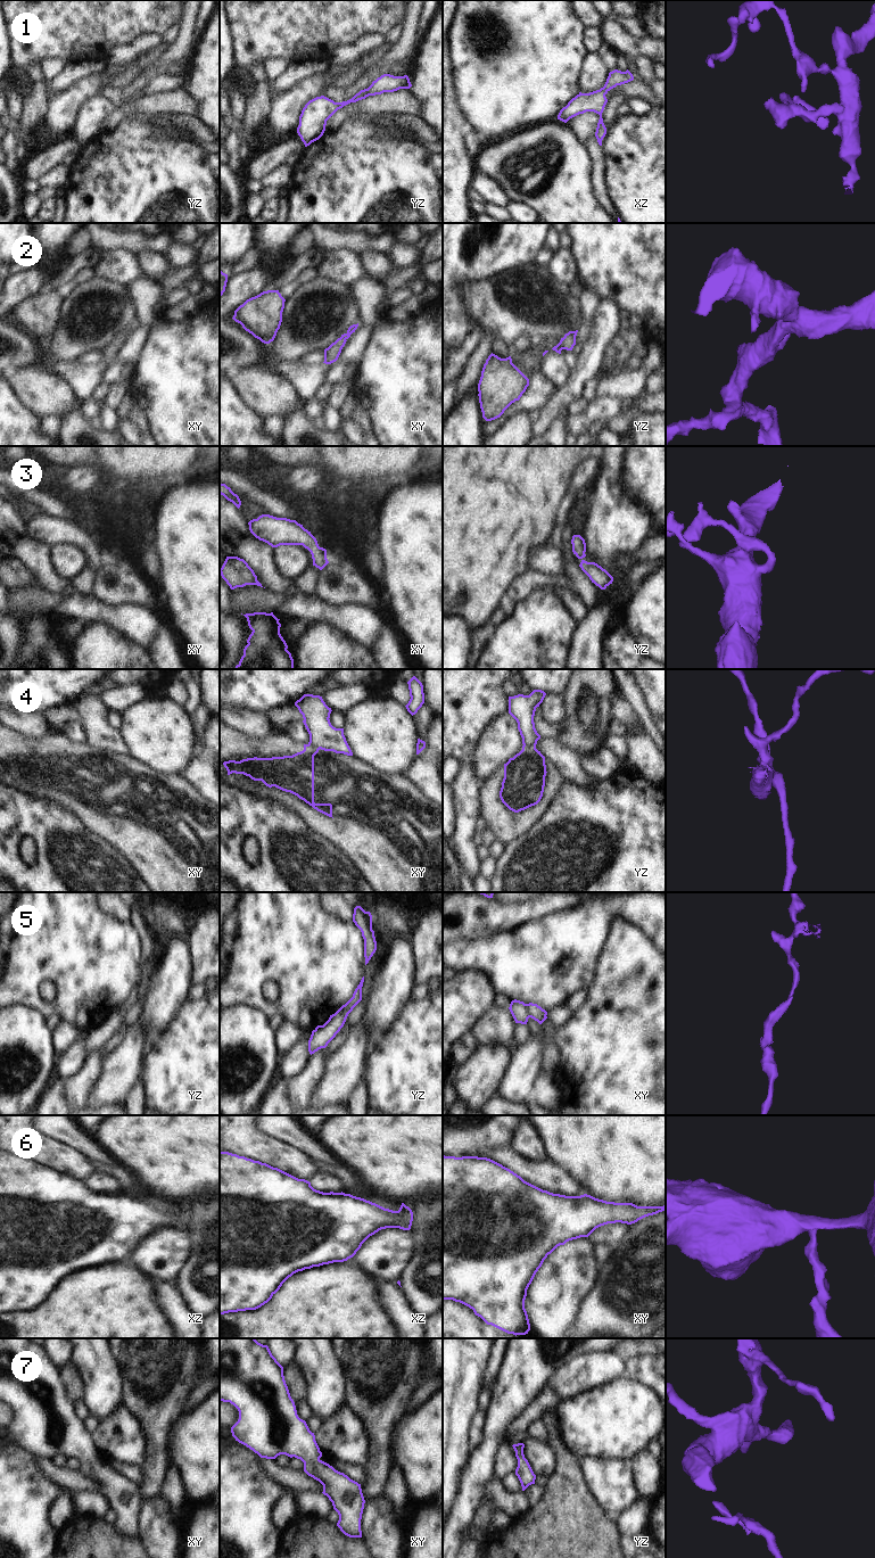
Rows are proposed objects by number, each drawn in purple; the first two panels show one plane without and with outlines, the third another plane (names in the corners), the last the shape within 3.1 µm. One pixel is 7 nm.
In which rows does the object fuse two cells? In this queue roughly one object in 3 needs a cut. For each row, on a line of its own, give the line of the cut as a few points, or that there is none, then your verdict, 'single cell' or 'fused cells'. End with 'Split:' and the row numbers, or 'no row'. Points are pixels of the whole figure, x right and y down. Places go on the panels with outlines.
1: cut none; single cell
2: cut none; single cell
3: cut none; single cell
4: cut yz (523, 744), (535, 747); fused cells
5: cut xy (525, 1004), (529, 1016); fused cells
6: cut xz (394, 1227), (401, 1221), (410, 1227); fused cells
7: cut none; single cell
Split: 4, 5, 6

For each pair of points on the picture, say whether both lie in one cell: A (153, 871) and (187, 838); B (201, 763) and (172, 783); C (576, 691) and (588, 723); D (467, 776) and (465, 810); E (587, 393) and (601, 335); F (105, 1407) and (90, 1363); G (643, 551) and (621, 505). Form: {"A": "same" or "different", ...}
{"A": "same", "B": "different", "C": "same", "D": "same", "E": "different", "F": "same", "G": "different"}

